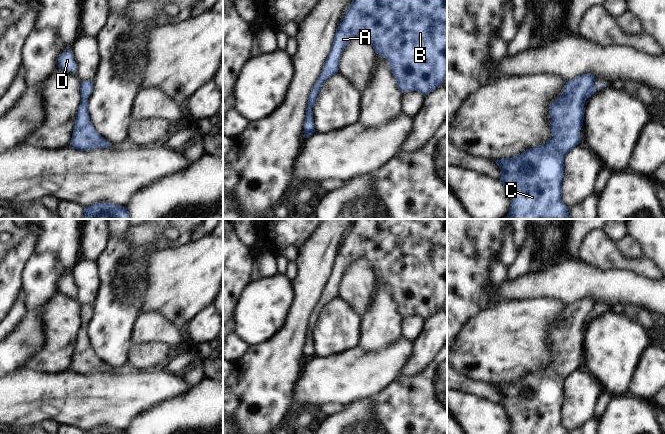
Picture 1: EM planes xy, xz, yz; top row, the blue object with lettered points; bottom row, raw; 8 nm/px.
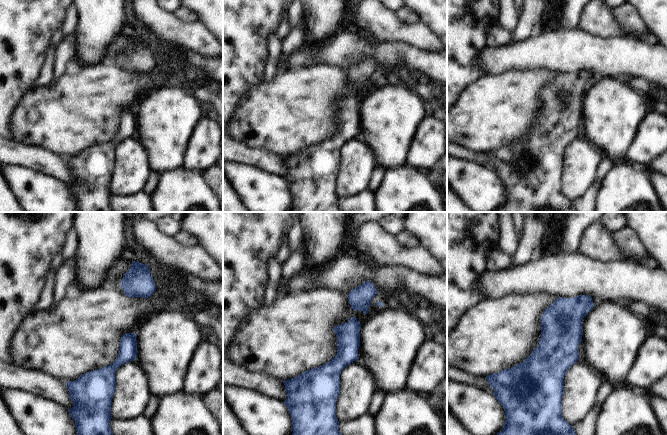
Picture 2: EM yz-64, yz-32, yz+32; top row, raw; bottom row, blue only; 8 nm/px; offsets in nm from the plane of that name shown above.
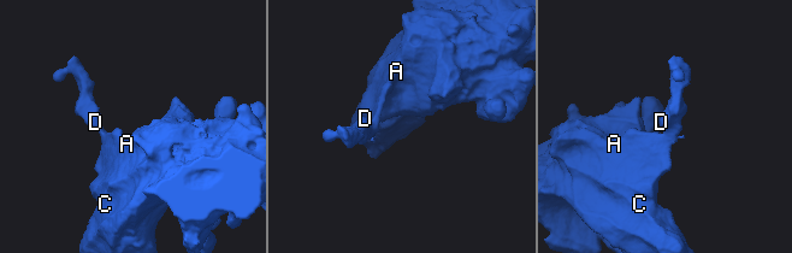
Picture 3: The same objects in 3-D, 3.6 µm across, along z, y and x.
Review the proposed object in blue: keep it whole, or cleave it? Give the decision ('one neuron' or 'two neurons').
one neuron

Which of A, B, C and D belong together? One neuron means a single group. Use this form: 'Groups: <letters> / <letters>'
Groups: A B C D.

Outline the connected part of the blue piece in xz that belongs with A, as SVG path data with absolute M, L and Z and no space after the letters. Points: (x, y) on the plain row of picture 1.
M354 219L310 316L304 344L304 362L315 356L312 332L321 310L338 297L338 288L345 271L360 257L366 258L376 278L383 279L389 286L402 317L418 315L425 320L447 301L447 219Z

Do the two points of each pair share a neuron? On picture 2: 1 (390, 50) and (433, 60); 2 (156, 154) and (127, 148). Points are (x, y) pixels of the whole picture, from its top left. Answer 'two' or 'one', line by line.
1: one
2: two

